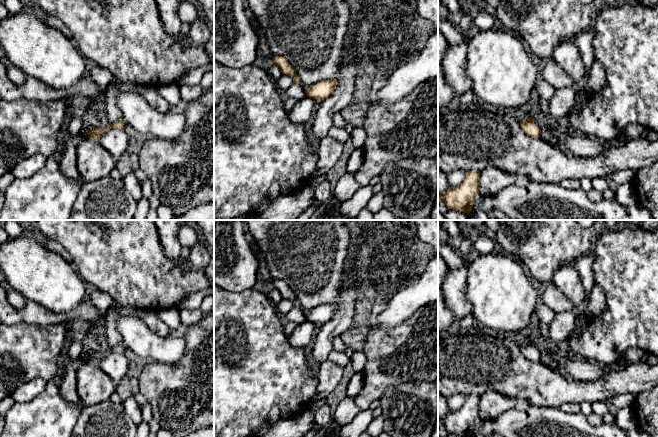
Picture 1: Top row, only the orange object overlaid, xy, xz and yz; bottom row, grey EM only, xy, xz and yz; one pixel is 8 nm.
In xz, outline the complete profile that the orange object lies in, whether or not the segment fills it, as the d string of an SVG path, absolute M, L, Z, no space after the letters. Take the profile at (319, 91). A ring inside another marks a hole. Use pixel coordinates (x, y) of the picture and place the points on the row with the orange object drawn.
M336 78L320 81L310 86L305 93L307 97L321 102L332 94L336 85Z

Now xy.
M120 120L117 123L114 124L107 124L104 128L94 128L94 129L86 129L86 132L88 134L88 137L93 138L95 140L99 140L100 137L102 136L102 134L106 131L109 130L111 128L115 128L115 127L123 127L125 125L125 123Z

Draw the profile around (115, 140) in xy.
M123 127L106 130L98 141L117 161L128 148L128 135Z

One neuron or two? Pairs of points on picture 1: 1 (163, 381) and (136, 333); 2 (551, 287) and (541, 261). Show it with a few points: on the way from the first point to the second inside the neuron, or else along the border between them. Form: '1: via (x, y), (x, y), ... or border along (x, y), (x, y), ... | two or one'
1: border along (176, 361), (171, 363), (148, 362) | two
2: border along (552, 281), (543, 285) | two

